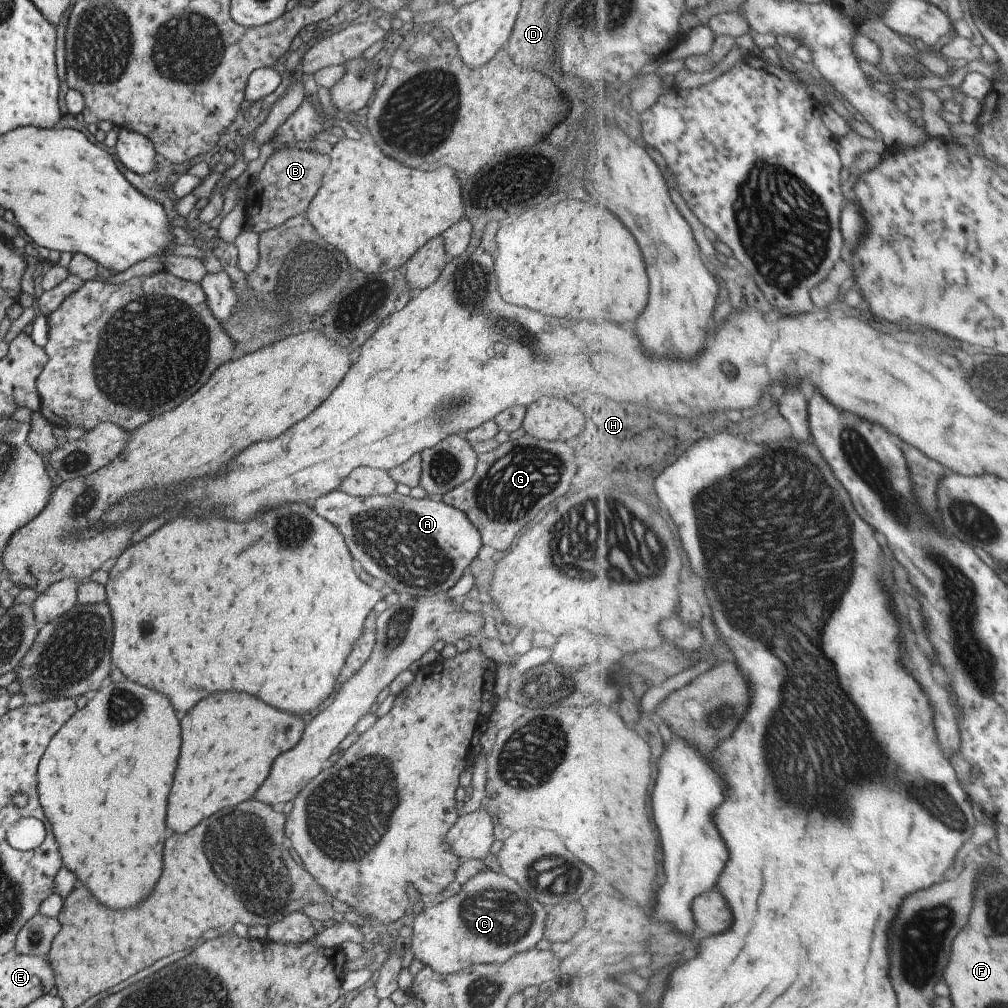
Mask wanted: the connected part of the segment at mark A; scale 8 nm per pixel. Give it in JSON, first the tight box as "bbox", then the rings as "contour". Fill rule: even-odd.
{"bbox":[313,489,482,598],"contour":[[[335,489],[317,498],[317,506],[313,510],[339,531],[357,569],[370,574],[373,579],[381,578],[385,586],[389,586],[389,590],[405,592],[411,597],[429,598],[448,591],[482,545],[479,531],[465,514],[458,508],[429,496],[414,499],[409,495],[393,492],[381,498],[357,498]]]}

